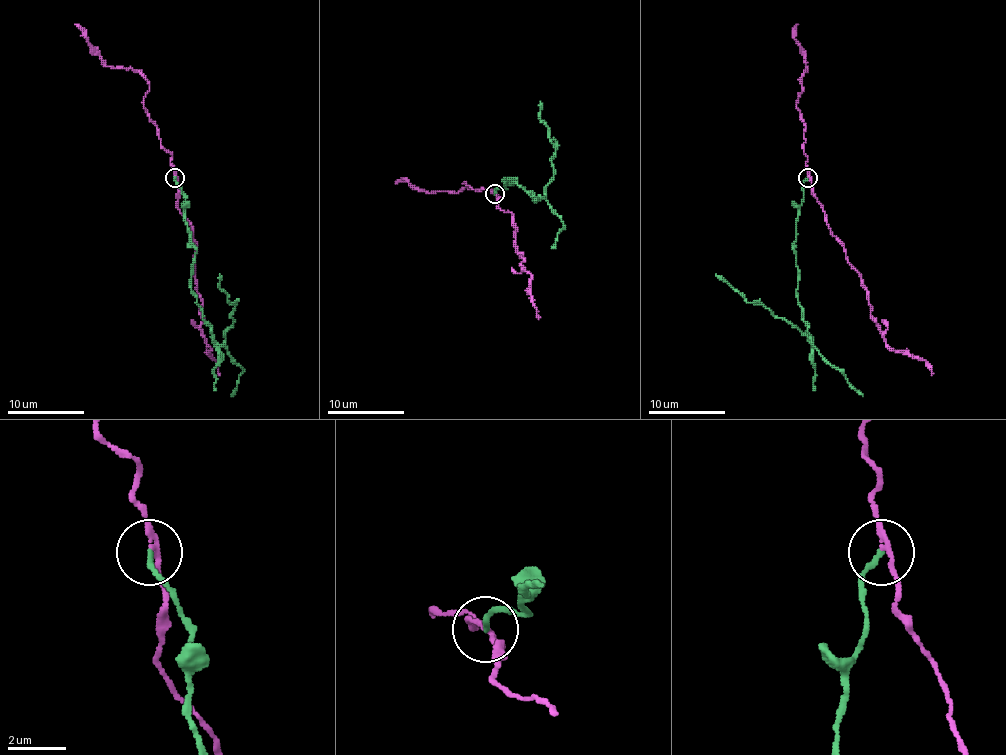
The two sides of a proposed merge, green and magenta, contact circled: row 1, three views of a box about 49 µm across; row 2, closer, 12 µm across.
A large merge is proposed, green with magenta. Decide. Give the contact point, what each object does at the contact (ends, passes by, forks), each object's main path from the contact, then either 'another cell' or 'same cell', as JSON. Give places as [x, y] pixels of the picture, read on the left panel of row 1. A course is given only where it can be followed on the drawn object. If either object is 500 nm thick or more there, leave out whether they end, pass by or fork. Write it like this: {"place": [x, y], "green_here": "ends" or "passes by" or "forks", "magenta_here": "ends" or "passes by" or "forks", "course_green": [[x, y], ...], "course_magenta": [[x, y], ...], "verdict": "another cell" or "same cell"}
{"place": [174, 177], "green_here": "ends", "magenta_here": "passes by", "course_green": [[174, 177], [197, 251], [193, 295], [212, 339], [222, 344], [235, 308], [220, 287], [220, 274]], "course_magenta": [[174, 177], [178, 207], [191, 226], [195, 243], [193, 261], [197, 293], [202, 303], [204, 341], [220, 375]], "verdict": "another cell"}

